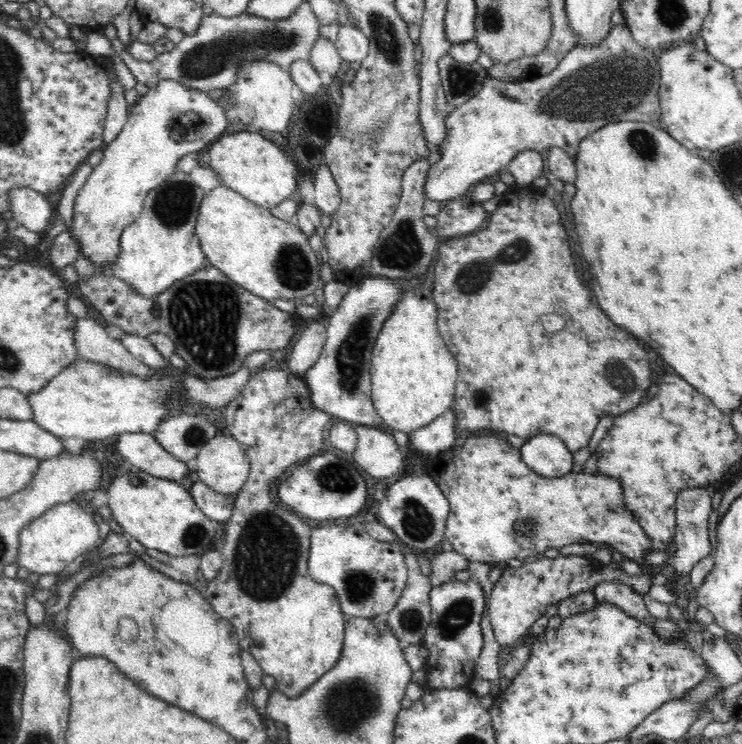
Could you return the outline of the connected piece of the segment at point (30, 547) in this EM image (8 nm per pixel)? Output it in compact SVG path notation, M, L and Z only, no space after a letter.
M74 500L57 505L32 520L20 532L20 548L16 563L30 571L33 577L41 574L58 574L68 568L72 562L84 556L83 552L101 546L103 538L100 537L100 528L89 512L87 502Z

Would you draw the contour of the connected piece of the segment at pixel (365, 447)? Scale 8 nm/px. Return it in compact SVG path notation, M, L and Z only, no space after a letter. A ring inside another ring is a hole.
M355 425L358 440L354 460L372 478L392 478L404 468L406 457L391 431L376 426Z

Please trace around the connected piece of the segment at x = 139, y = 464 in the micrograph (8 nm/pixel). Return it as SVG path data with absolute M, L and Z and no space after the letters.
M124 433L110 444L110 454L118 460L128 460L133 469L141 469L150 476L170 481L180 481L192 465L174 458L156 439L154 434Z

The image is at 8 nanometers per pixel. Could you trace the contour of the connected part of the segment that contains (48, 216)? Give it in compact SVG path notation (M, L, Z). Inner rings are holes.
M12 188L8 201L14 220L40 235L48 231L57 214L44 194L31 188Z

